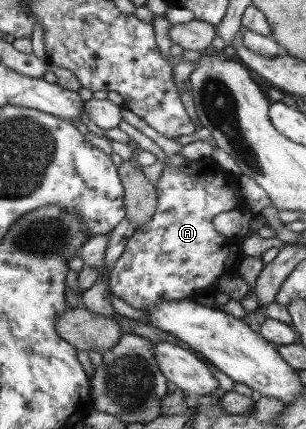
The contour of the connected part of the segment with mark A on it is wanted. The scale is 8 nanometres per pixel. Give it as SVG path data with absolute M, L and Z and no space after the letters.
M123 105L119 106L121 118L127 124L132 125L137 131L143 133L159 146L163 151L166 159L166 164L160 169L157 182L154 183L156 191L156 205L152 215L149 217L147 223L141 223L139 227L133 231L133 235L129 237L123 253L113 267L107 271L107 285L109 291L117 299L122 299L127 305L133 309L140 309L146 313L147 308L159 304L159 302L171 300L187 300L191 295L197 293L210 293L214 295L217 285L215 280L219 277L236 274L234 269L225 266L225 260L229 254L229 248L233 243L239 243L240 238L229 238L219 235L213 227L213 219L215 215L231 210L243 209L243 202L239 187L237 187L236 178L229 175L228 172L223 170L210 156L200 159L187 159L179 155L181 146L174 139L159 135L152 127L145 124L138 116L135 116L132 111L129 111Z

